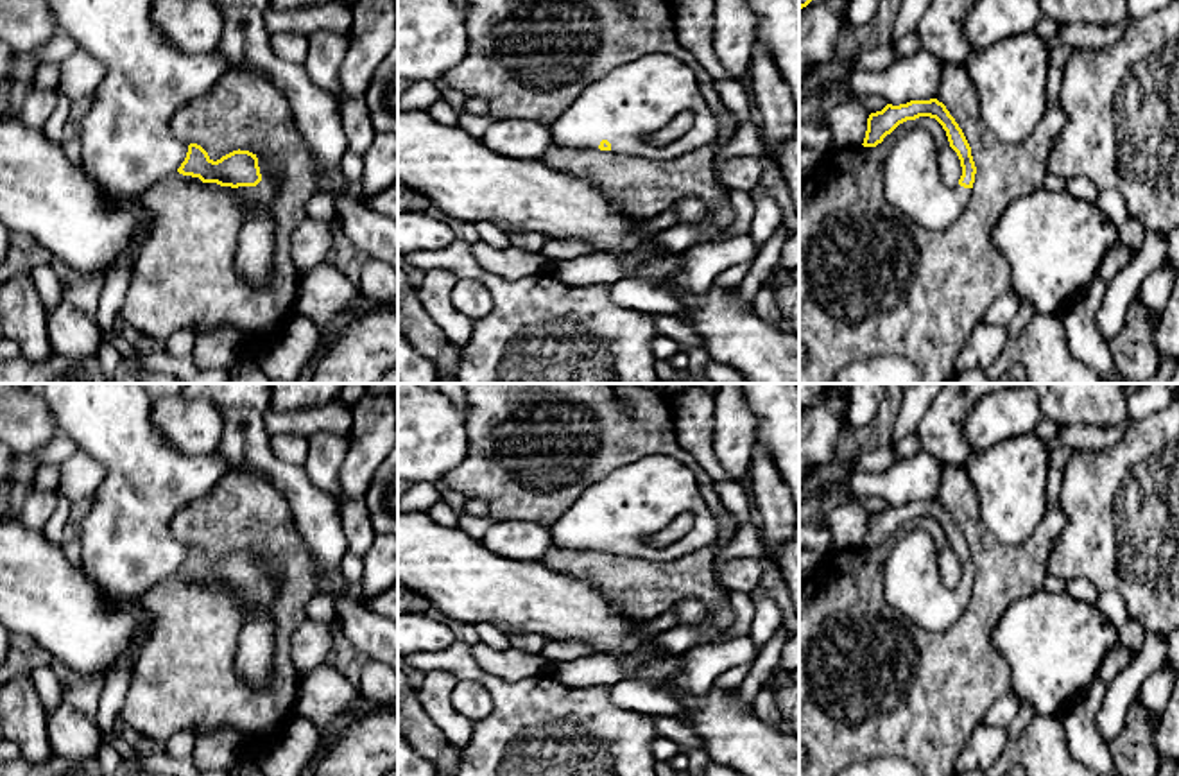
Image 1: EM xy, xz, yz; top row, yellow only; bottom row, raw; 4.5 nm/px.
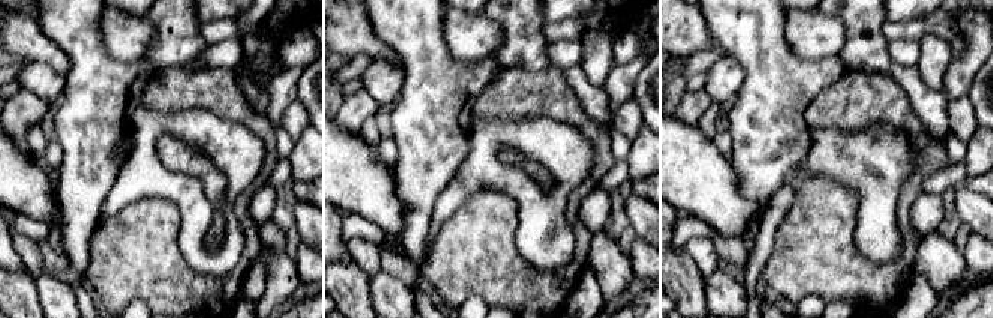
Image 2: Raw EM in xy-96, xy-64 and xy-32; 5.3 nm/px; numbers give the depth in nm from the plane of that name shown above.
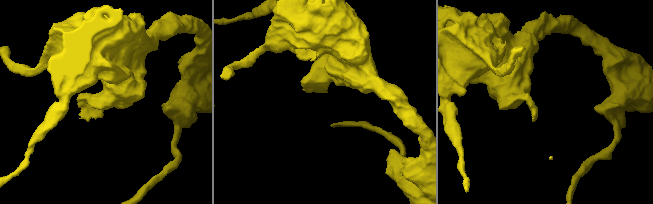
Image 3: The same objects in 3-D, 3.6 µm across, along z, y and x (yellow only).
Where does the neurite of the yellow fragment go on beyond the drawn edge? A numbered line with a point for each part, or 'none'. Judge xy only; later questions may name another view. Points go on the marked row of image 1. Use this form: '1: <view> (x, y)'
1: xy (255, 253)

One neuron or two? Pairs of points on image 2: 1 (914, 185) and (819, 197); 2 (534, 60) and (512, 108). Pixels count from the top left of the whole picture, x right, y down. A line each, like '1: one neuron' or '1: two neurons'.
1: one neuron
2: two neurons

